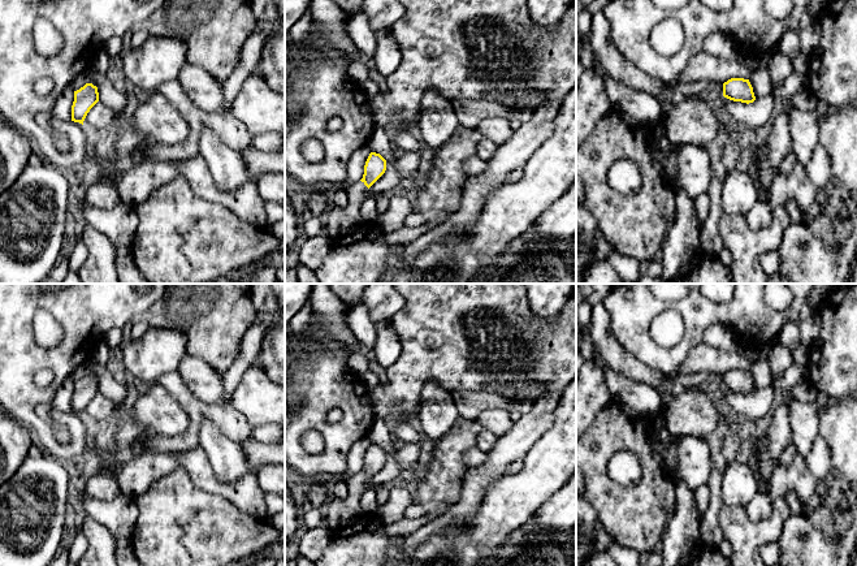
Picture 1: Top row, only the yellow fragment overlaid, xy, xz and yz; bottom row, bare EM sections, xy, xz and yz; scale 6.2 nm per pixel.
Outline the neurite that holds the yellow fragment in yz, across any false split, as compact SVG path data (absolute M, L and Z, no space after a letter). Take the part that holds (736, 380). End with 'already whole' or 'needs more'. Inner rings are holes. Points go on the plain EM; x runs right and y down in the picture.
M731 370L723 375L723 388L741 394L753 394L756 392L753 379L749 371Z | already whole

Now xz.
M371 444L365 457L364 466L360 472L356 472L347 480L349 496L345 500L332 498L325 509L325 523L334 532L339 535L364 511L360 506L363 493L371 488L368 480L385 465L386 451L376 444Z | needs more

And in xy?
M86 375L83 379L74 383L74 393L72 397L72 412L83 416L87 405L98 393L98 379L92 375Z | already whole

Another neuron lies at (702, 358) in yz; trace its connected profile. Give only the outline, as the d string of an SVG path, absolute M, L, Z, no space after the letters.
M701 342L689 351L687 359L675 373L692 375L707 372L724 375L731 370L749 371L750 366L752 362L743 354L718 350Z

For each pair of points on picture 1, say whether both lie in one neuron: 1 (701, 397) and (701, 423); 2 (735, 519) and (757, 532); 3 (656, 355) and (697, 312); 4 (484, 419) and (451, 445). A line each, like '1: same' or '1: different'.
1: same
2: same
3: same
4: different

